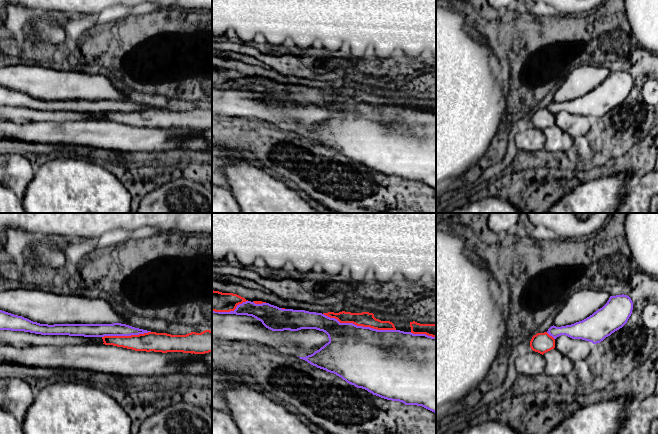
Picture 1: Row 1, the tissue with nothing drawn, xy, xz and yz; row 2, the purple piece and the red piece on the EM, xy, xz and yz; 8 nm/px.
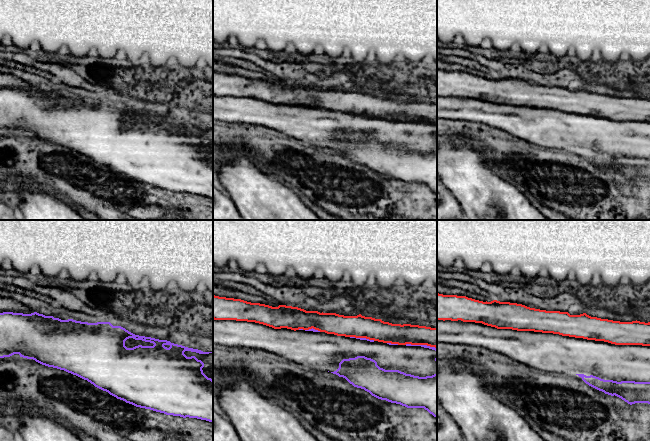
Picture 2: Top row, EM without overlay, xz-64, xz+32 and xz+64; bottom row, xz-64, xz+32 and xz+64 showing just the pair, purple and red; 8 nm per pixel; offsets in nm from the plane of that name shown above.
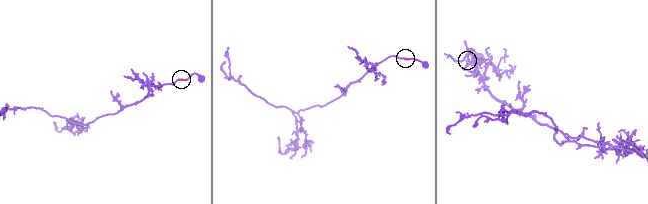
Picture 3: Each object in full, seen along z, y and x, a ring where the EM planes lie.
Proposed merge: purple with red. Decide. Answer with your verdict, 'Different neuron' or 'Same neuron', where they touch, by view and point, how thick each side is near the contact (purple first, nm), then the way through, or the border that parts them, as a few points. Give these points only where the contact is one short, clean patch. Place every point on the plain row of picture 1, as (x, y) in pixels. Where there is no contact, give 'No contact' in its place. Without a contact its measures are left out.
Different neuron. Touches purple at xz (359, 102). Thickness 480 nm (purple) against 120 nm

